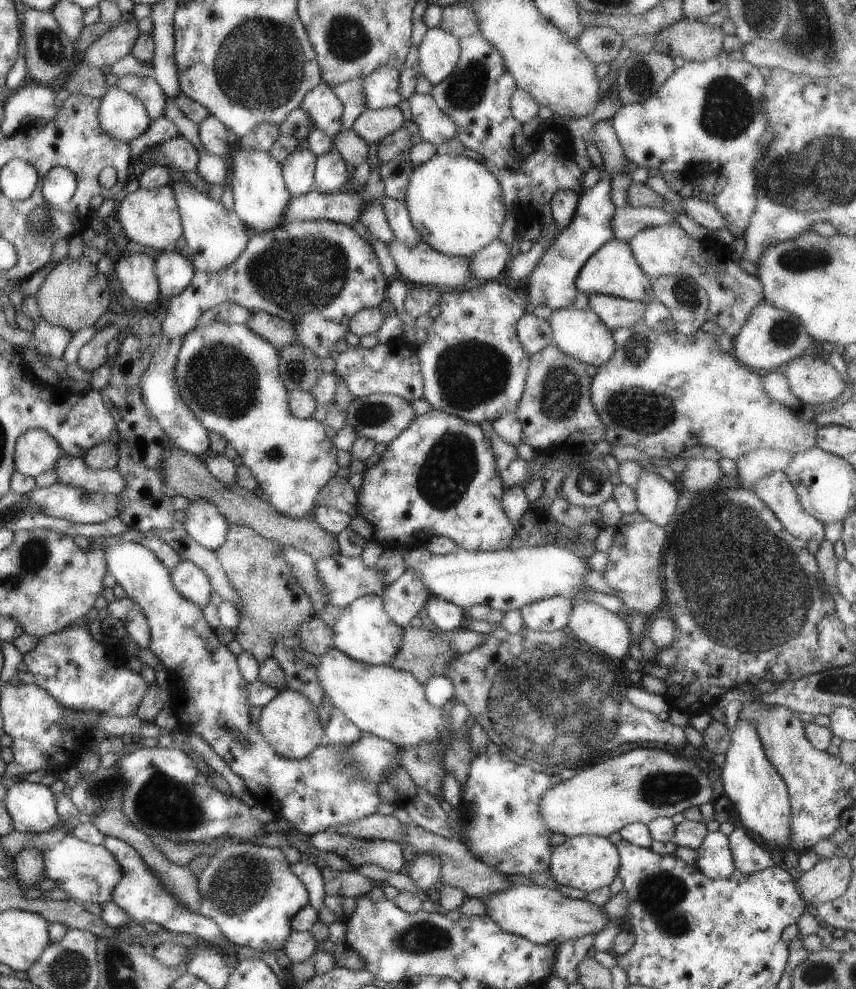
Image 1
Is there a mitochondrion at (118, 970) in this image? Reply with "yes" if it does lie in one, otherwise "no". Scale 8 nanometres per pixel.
yes

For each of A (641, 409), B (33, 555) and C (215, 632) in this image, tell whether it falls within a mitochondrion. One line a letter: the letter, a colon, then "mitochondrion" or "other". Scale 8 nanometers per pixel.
A: mitochondrion
B: mitochondrion
C: other

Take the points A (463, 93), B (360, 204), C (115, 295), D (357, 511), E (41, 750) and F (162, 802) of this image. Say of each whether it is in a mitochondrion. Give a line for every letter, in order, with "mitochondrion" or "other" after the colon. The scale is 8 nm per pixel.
A: mitochondrion
B: other
C: other
D: other
E: other
F: mitochondrion

